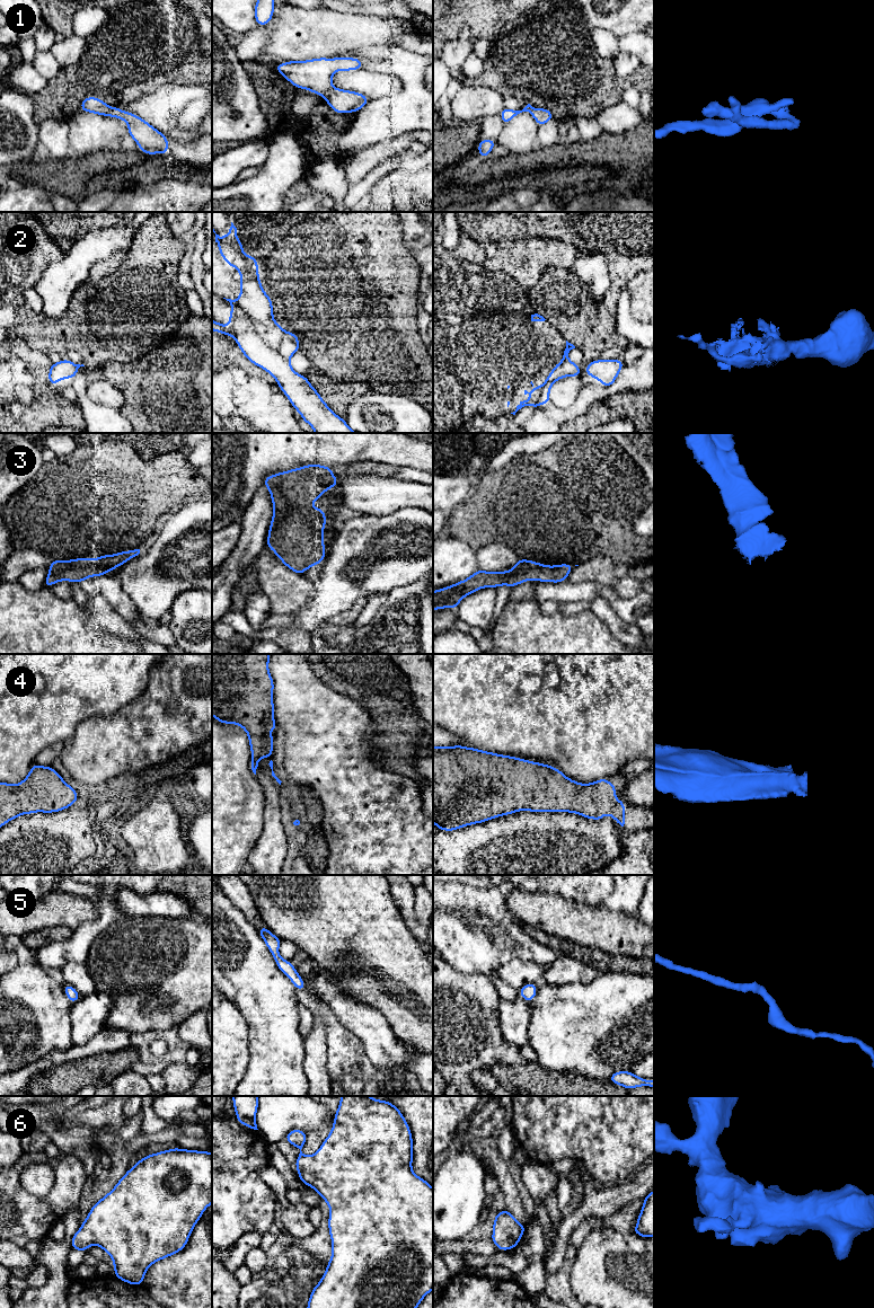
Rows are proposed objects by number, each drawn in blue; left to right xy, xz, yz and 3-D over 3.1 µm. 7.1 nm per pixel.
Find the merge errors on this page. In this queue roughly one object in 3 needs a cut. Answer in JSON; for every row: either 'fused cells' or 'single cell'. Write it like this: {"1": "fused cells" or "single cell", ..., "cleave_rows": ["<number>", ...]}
{"1": "fused cells", "2": "single cell", "3": "single cell", "4": "single cell", "5": "single cell", "6": "single cell", "cleave_rows": ["1"]}

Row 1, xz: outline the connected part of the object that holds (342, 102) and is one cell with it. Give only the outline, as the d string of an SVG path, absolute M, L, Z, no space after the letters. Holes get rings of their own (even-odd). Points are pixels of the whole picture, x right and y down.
M332 88L332 90L324 96L324 99L337 114L357 113L370 100L363 94L339 88Z

